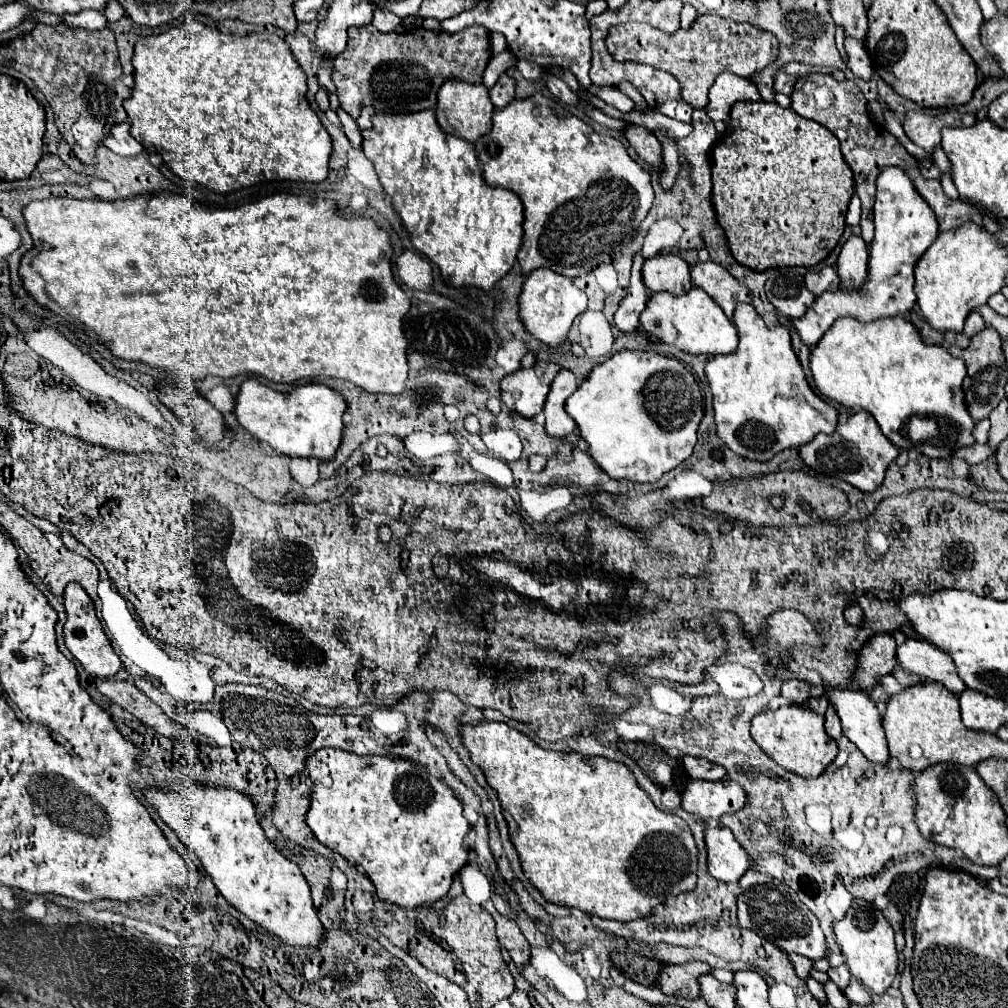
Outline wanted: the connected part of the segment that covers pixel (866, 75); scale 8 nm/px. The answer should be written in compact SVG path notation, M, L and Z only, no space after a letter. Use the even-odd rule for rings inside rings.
M844 41L844 47L846 47L846 53L848 53L848 67L854 75L858 75L860 79L864 81L870 81L872 79L872 61L868 57L868 51L864 45L858 45L858 41Z

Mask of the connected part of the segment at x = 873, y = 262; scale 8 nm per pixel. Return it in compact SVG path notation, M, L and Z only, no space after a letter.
M884 167L876 179L876 201L874 201L874 241L870 245L870 263L868 263L868 283L866 287L846 293L838 289L836 293L824 293L816 297L812 311L816 315L818 331L798 329L800 319L792 321L800 339L806 345L814 345L836 319L840 317L856 317L858 321L870 321L880 317L894 317L908 313L914 307L914 267L924 255L924 251L934 243L938 237L938 223L936 215L932 213L930 205L920 197L914 189L912 179L900 167Z

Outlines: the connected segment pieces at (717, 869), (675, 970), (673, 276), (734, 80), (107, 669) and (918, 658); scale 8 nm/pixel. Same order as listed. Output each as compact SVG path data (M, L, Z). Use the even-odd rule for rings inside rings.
M706 825L704 841L708 851L708 873L718 881L738 883L738 879L750 867L750 861L740 843L734 839L732 831L728 827Z
M684 963L684 965L662 965L658 975L658 987L666 995L696 999L700 995L698 977L708 973L710 967L704 963Z
M656 255L644 261L642 265L642 281L646 289L658 293L666 291L674 297L688 293L692 287L690 281L690 267L678 255Z
M722 73L710 87L706 113L712 121L728 121L732 105L740 101L760 101L754 83L734 73Z
M70 583L64 589L64 607L66 607L66 623L64 623L64 637L66 637L66 647L70 649L70 653L80 661L80 665L94 677L106 679L106 677L114 677L120 669L122 669L122 661L120 657L114 653L102 621L96 617L94 611L94 603L92 599L86 595L86 591L80 587L80 583Z
M906 639L896 649L896 661L904 671L926 677L928 681L942 683L952 693L962 693L966 689L966 685L956 677L952 661L948 661L948 657L944 657L944 653L938 649L932 649L932 645L926 641Z

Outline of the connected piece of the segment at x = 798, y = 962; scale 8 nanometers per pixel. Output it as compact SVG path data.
M788 955L788 961L792 963L792 967L796 969L796 975L798 975L800 979L808 979L810 969L812 969L812 961L810 961L810 959L800 957L800 955Z

